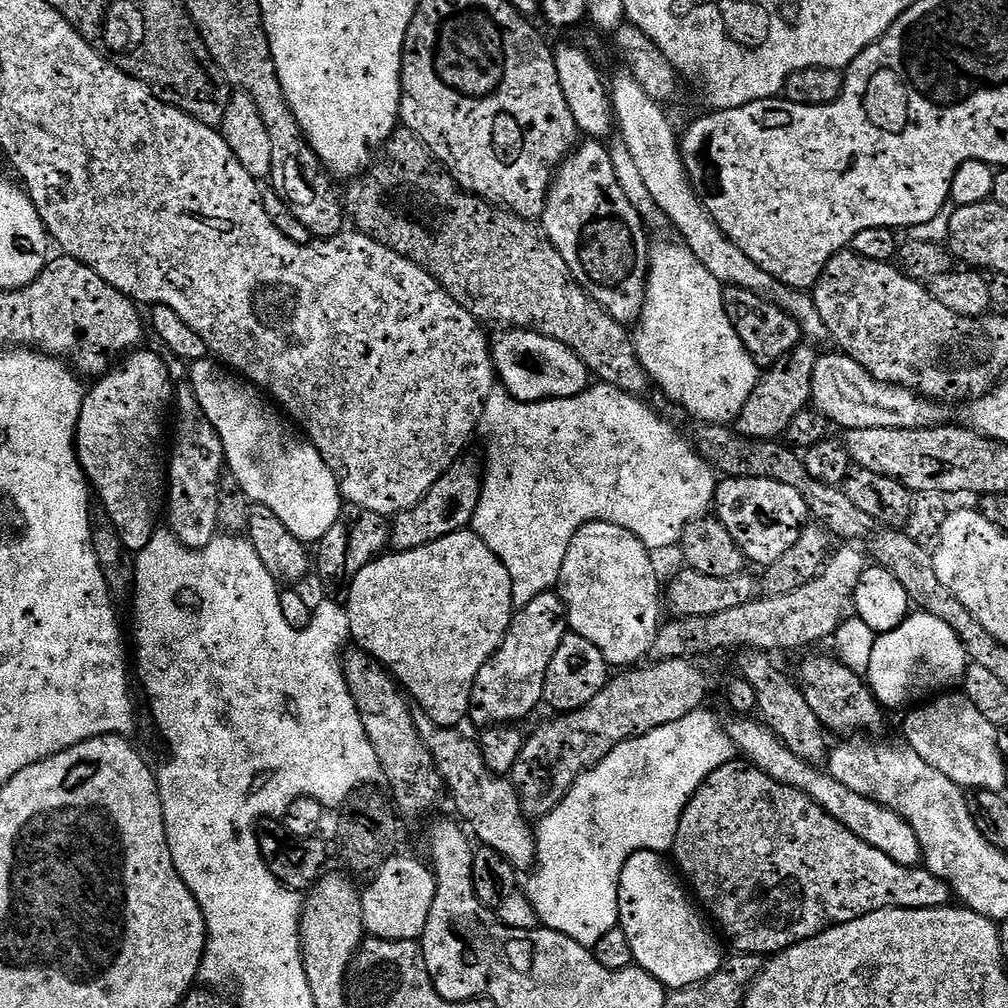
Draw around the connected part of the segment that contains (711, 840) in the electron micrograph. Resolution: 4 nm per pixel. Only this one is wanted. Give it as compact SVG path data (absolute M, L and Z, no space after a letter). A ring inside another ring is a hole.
M733 758L729 764L724 764L718 770L714 770L706 777L704 785L692 796L692 801L686 806L686 810L682 814L682 822L678 826L678 834L674 841L675 852L677 864L675 867L679 869L682 876L682 871L684 871L685 877L683 876L683 879L687 881L690 888L690 883L692 883L693 889L691 888L691 891L695 893L698 900L698 895L700 895L701 901L699 900L699 903L706 909L707 915L713 921L716 919L724 927L724 932L732 939L732 944L736 947L733 949L737 953L765 954L764 952L768 952L767 954L775 954L789 948L791 944L800 944L812 936L817 936L820 932L825 932L834 924L845 924L854 918L870 914L874 910L882 910L883 908L942 908L954 896L949 881L940 879L924 866L903 868L898 862L894 862L894 858L882 854L882 850L870 846L862 838L854 835L842 821L831 816L806 791L792 788L788 784L779 784L773 776L767 776L763 770L740 758Z

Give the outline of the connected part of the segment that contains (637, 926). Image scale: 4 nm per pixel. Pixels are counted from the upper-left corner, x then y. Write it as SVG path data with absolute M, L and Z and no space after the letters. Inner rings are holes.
M642 851L634 853L624 864L620 872L619 927L624 928L628 948L632 951L633 958L636 959L633 961L639 967L646 969L652 976L662 981L667 989L691 988L694 984L709 980L720 969L722 963L720 944L716 941L715 934L708 929L709 921L705 913L694 903L693 897L686 891L685 885L678 879L677 873L673 871L670 864L670 869L668 869L668 864L664 859L661 853Z

